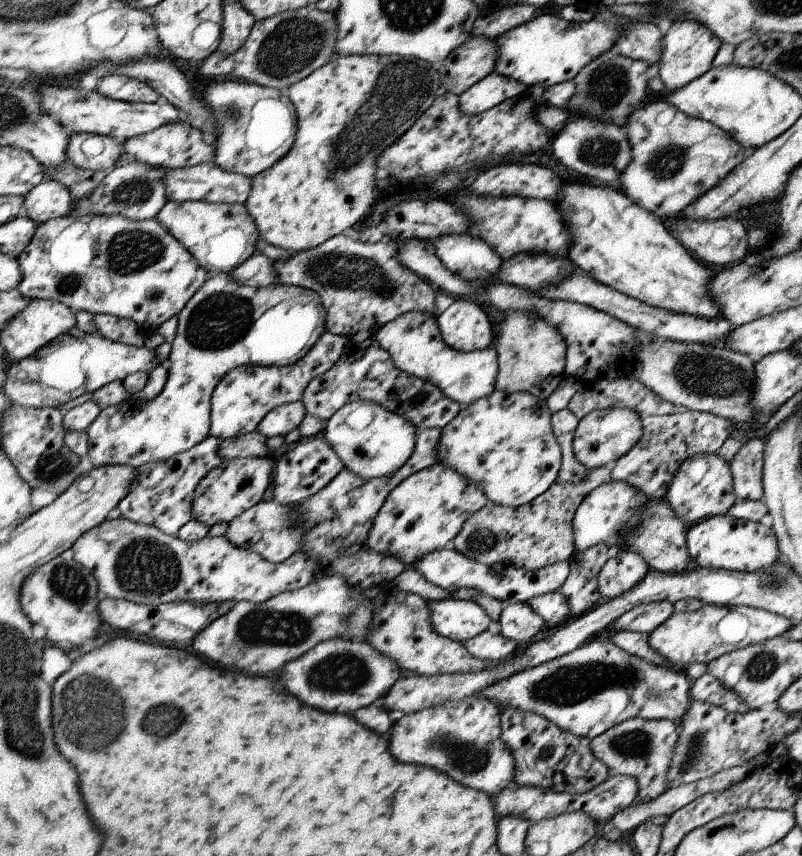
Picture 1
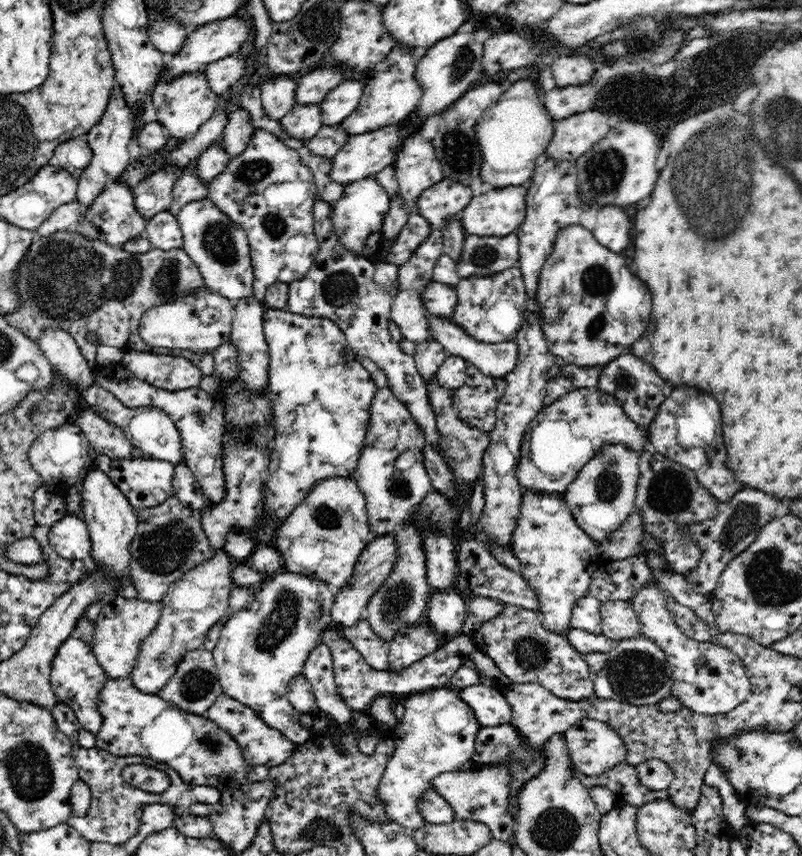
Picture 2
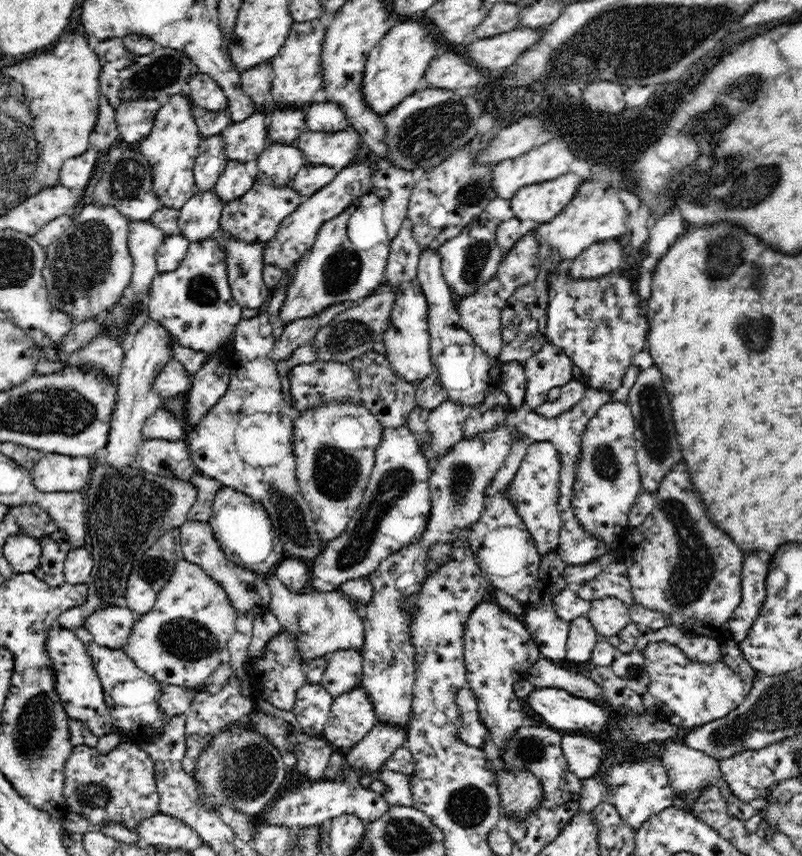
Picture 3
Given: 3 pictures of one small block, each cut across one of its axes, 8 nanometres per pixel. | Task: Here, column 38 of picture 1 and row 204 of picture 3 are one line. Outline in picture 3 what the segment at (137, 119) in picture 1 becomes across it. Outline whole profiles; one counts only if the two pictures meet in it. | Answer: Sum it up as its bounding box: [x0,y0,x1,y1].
[43,206,133,322]

